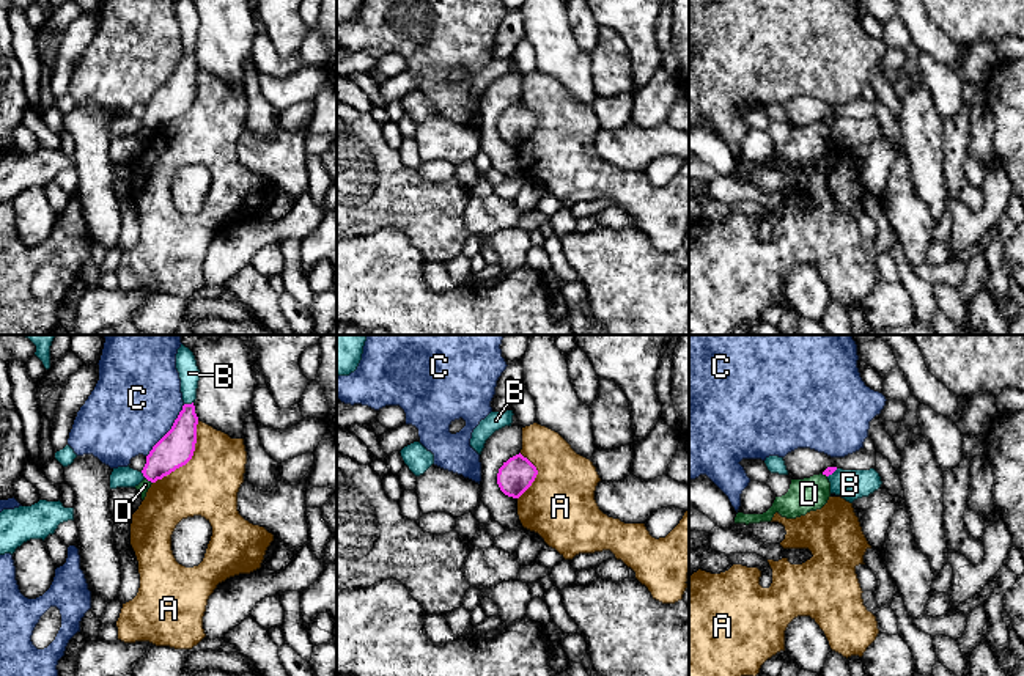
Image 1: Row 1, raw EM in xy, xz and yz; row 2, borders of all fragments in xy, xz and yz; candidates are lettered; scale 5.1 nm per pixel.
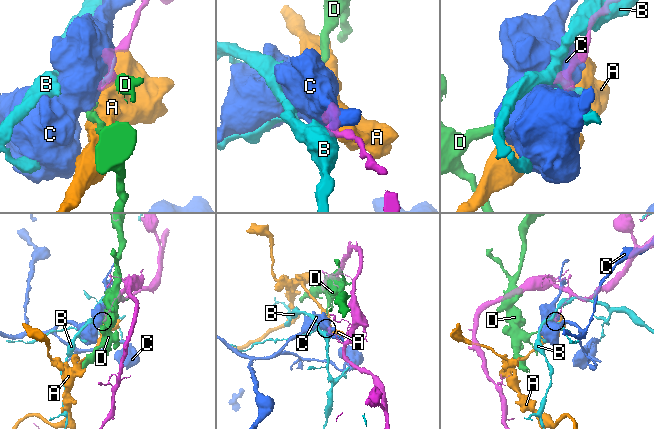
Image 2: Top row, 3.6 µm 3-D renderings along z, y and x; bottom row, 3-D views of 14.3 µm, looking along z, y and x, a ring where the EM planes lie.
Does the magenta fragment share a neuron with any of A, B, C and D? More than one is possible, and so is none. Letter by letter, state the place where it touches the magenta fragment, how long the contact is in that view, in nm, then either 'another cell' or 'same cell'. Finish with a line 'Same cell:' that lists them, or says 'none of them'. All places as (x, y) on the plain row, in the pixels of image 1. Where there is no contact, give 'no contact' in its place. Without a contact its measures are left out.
A: contact xy (191, 106); length 400 nm; another cell
B: contact xy (187, 52); length 50 nm; another cell
C: contact xy (169, 79); length 340 nm; another cell
D: contact xy (148, 128); length 50 nm; another cell
Same cell: none of them

